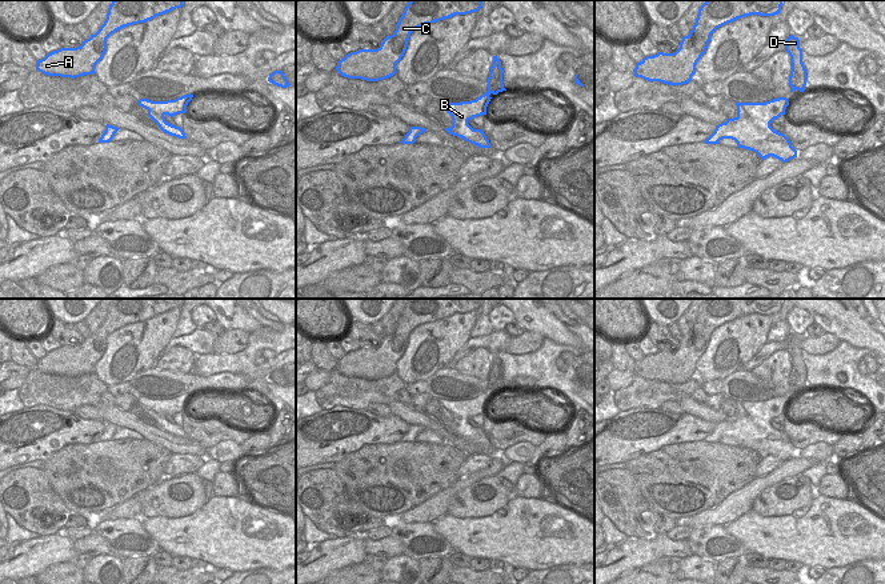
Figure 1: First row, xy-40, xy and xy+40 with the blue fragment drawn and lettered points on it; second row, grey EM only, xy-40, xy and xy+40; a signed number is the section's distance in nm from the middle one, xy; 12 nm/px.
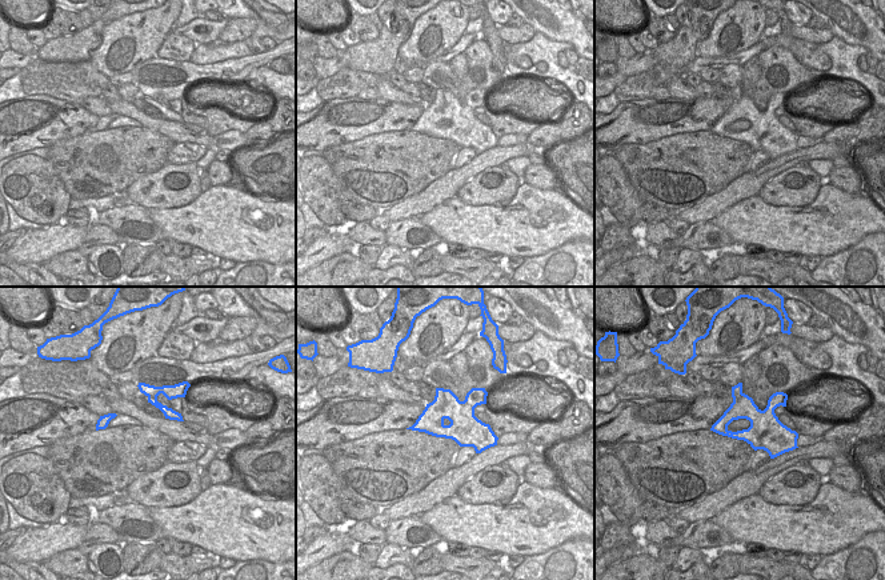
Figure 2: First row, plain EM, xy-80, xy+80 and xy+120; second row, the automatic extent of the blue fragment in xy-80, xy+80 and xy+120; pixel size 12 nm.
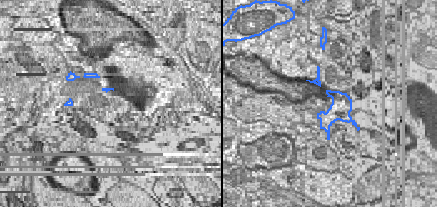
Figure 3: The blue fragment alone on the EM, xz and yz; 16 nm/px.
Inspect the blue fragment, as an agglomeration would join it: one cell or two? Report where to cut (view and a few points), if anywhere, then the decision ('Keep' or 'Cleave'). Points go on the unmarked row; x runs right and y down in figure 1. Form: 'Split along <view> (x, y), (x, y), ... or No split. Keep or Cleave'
No split. Keep

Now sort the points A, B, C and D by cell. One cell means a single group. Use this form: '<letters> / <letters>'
A B C D

